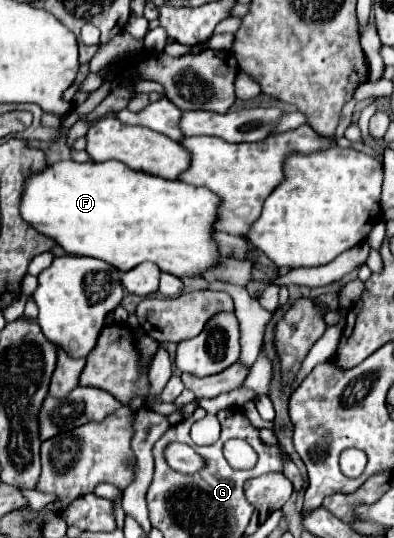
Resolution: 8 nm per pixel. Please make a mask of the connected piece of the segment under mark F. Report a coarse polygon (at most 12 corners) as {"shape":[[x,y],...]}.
{"shape":[[123,162],[27,180],[21,216],[119,272],[203,278],[221,198]]}

